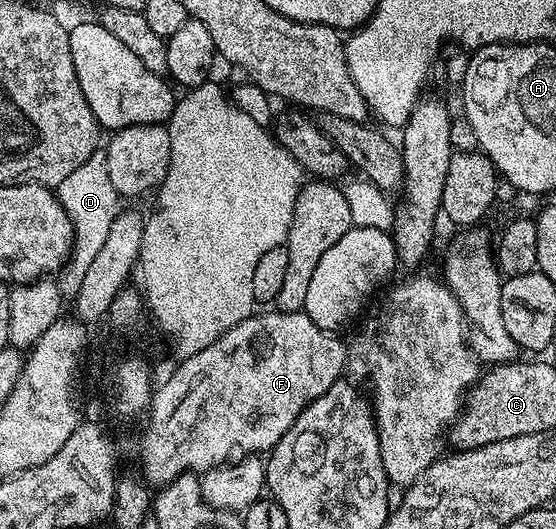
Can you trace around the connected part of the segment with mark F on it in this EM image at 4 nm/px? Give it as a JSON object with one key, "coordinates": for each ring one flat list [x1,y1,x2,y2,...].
{"coordinates":[[265,309,262,311,265,311,262,315,254,313,247,316,243,321,239,321,239,325,235,325,235,329,227,329,227,333,223,333,223,337,219,337,211,345,207,345,207,349,199,349,199,353,181,359,178,362,178,367,170,373,169,380,162,387,160,384,154,390,152,400,147,408,149,420,146,421,145,432,141,435,141,468,139,468,140,474,150,488,160,489,167,486,171,481,175,481,181,475,204,473,210,471,213,467,219,467,226,462,228,455,225,454,237,446,243,447,243,451,247,453,268,453,272,451,273,446,283,437,283,433,287,433,287,429,291,429,291,425,297,420,302,409,311,401,315,401,315,397,327,393,327,389,331,389,331,385,335,385,342,378,347,367,347,347,344,342,341,344,337,340,338,336,334,332,319,329,319,325,315,325,311,321,311,317,305,315,304,310,278,311,276,309]]}

